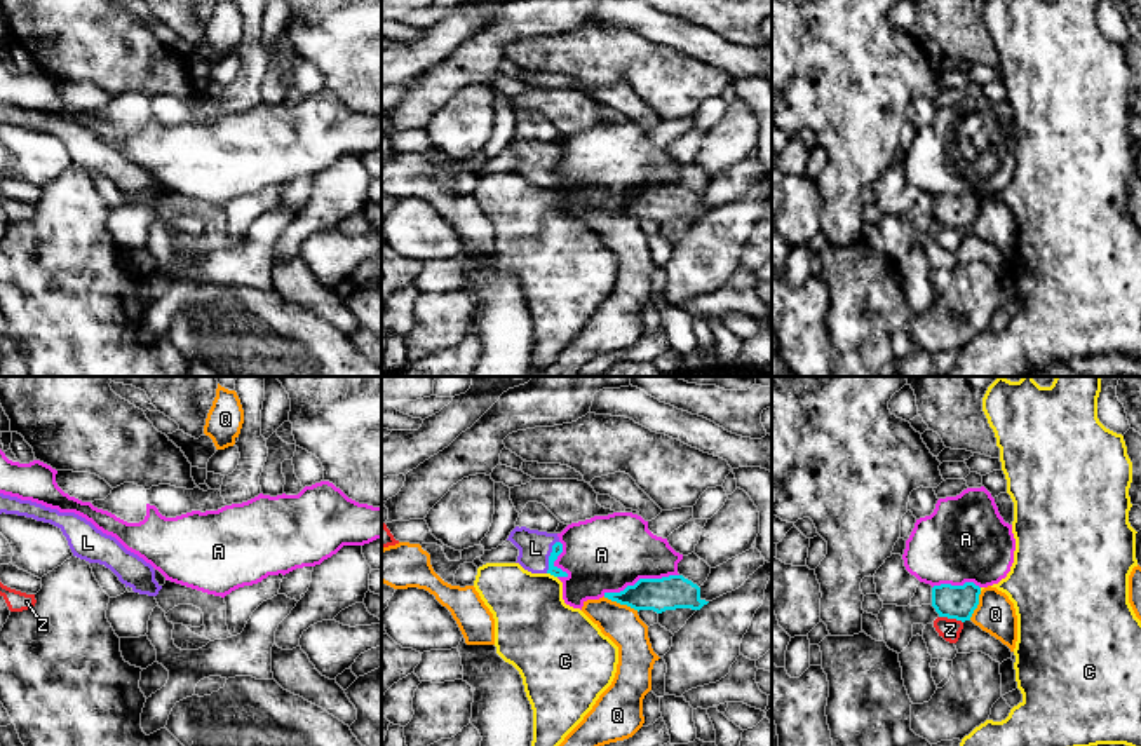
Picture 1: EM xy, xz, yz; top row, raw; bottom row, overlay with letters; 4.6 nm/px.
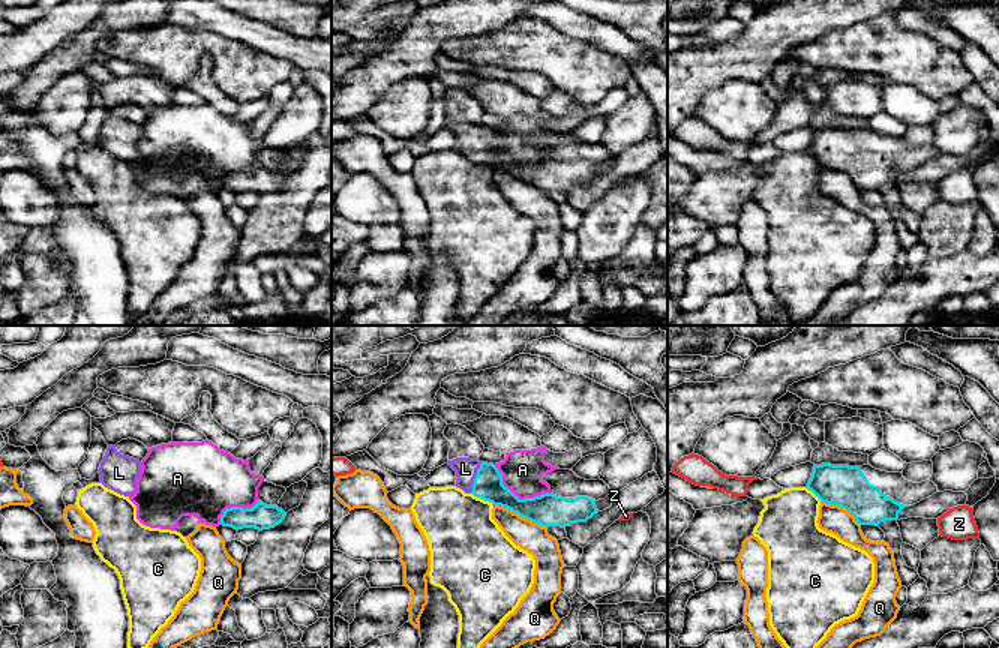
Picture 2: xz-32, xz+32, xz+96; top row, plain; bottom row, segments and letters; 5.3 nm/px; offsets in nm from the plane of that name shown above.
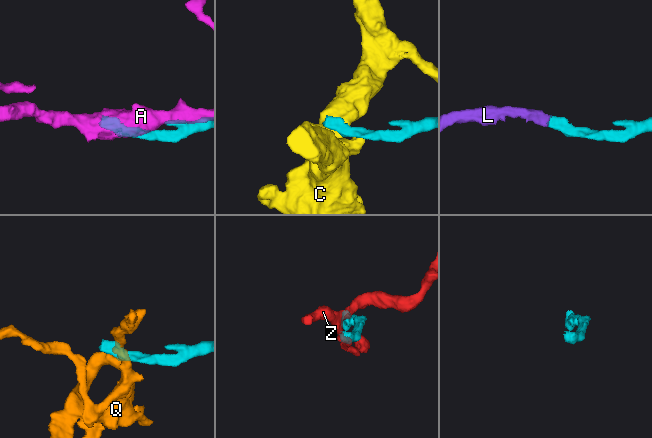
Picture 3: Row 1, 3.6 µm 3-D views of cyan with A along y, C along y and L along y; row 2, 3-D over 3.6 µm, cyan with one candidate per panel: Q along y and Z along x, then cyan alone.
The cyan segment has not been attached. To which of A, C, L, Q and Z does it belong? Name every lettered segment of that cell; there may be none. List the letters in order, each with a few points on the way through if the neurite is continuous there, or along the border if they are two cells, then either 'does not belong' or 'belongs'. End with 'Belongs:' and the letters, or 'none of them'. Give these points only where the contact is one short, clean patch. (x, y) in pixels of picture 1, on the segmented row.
A: does not belong
C: border along xz (547, 572), (556, 577); does not belong
L: runs through xz (558, 548), (549, 556), (535, 548); belongs
Q: border along xz (603, 596), (638, 610); does not belong
Z: border along yz (939, 616), (962, 623); does not belong
Belongs: L

